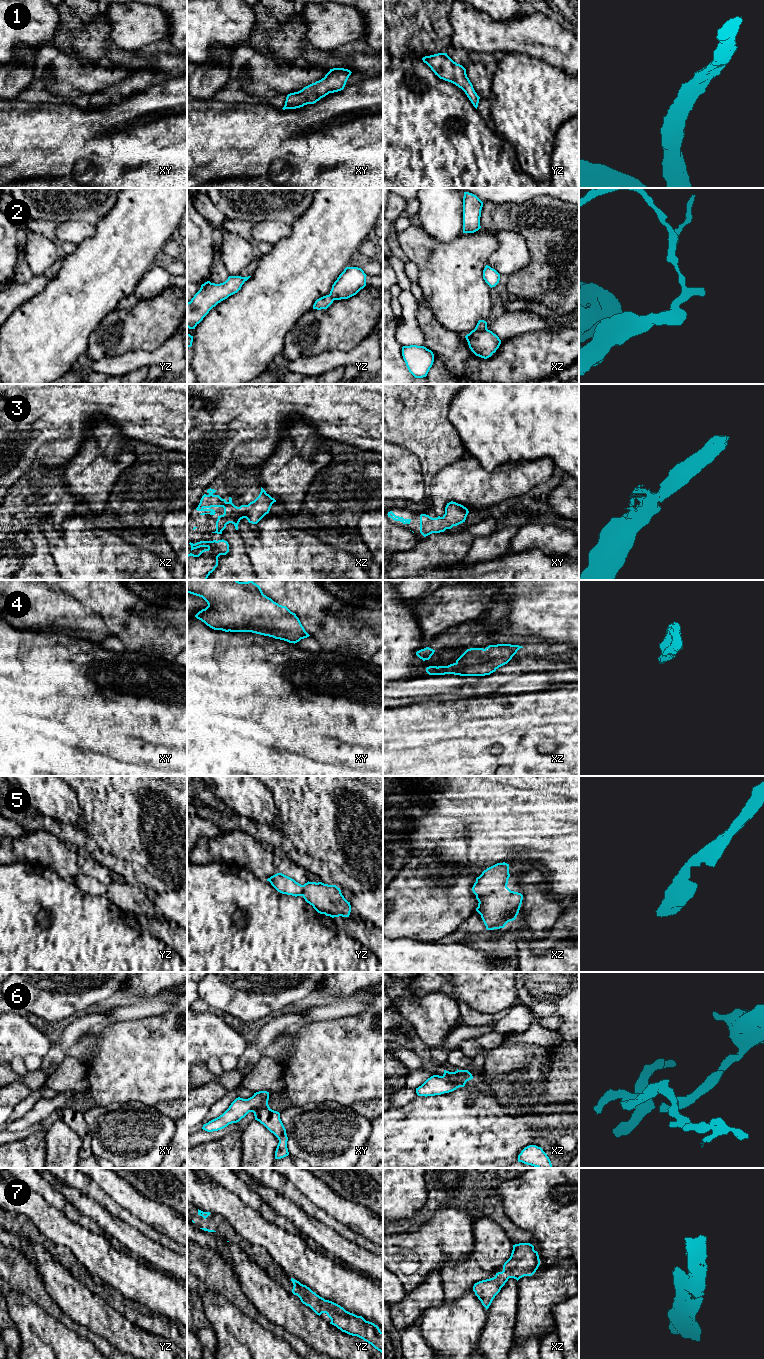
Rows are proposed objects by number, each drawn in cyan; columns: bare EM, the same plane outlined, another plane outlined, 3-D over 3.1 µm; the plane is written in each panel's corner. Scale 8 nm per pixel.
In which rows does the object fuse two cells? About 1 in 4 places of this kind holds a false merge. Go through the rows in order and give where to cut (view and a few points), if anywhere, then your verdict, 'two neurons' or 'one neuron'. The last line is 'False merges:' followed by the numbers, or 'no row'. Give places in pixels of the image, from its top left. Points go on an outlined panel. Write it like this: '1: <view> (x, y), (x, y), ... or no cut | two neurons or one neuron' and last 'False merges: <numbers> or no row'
1: no cut | one neuron
2: xz (486, 328), (470, 333) | two neurons
3: no cut | one neuron
4: no cut | one neuron
5: no cut | one neuron
6: xz (443, 1075), (459, 1086) | two neurons
7: no cut | one neuron
False merges: 2, 6

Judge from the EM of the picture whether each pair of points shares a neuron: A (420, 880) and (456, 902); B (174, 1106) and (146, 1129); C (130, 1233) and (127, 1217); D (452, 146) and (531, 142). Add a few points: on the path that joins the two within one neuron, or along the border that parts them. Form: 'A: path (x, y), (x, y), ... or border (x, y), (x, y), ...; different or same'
A: path (429, 889), (438, 898), (447, 900); same
B: border (153, 1107), (174, 1120); different
C: border (108, 1211), (148, 1237); different
D: border (496, 130), (513, 147), (520, 164); different

